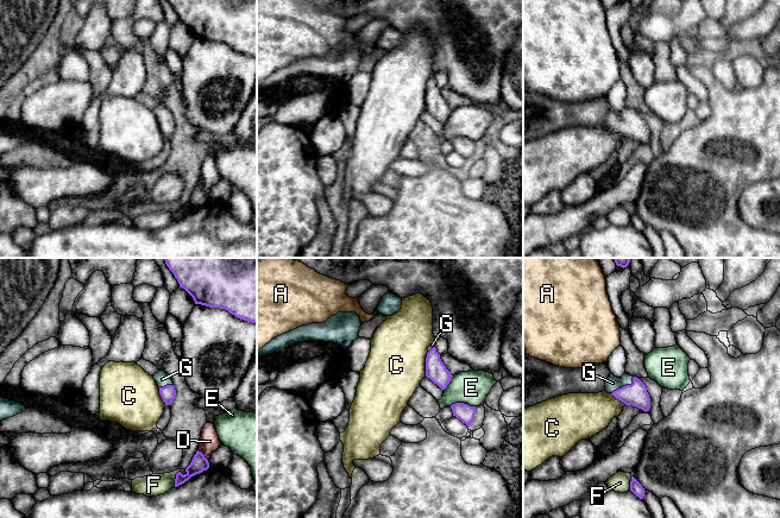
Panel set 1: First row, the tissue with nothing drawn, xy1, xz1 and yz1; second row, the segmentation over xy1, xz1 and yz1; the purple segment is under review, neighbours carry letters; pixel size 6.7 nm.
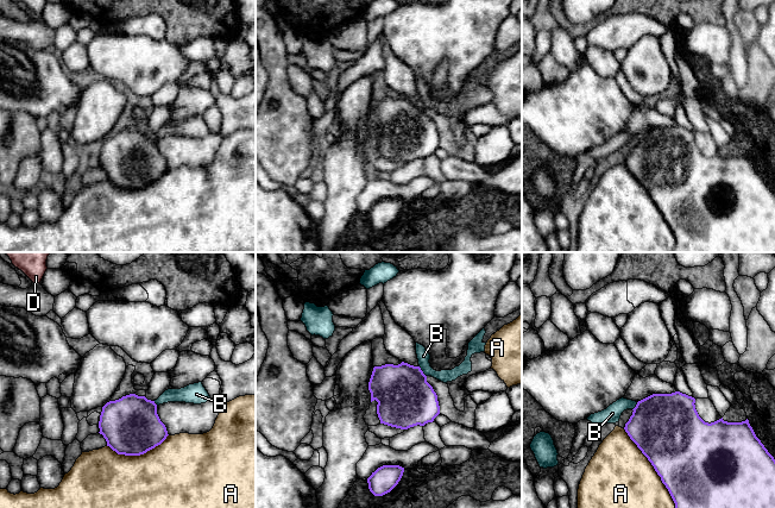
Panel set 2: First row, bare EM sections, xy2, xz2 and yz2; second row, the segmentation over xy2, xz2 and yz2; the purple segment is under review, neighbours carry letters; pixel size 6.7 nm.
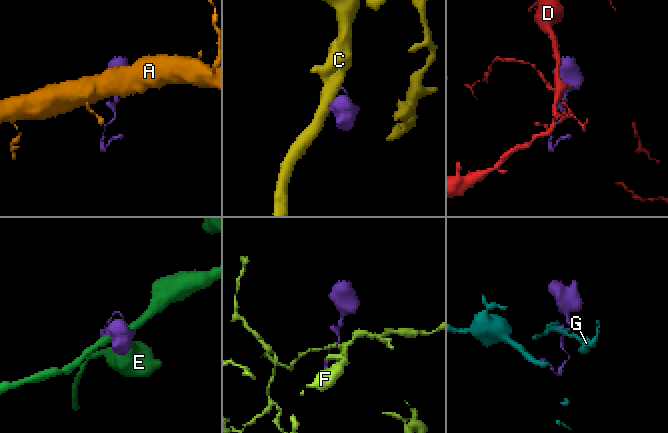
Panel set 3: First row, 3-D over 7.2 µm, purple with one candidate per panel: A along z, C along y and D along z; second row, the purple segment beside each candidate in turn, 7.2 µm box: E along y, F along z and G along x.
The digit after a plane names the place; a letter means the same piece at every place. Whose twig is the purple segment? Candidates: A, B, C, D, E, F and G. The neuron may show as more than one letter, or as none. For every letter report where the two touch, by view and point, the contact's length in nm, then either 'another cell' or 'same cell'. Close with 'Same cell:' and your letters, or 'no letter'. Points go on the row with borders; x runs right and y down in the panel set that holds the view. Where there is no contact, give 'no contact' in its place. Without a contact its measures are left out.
A: contact yz2 (654, 468); length 650 nm; another cell
B: contact xz2 (422, 371); length 90 nm; another cell
C: contact xz1 (426, 364); length 170 nm; another cell
D: contact xy1 (203, 455); length 100 nm; another cell
E: contact xz1 (463, 403); length 180 nm; another cell
F: contact xy1 (176, 474); length 150 nm; another cell
G: contact yz1 (626, 385); length 200 nm; same cell
Same cell: G

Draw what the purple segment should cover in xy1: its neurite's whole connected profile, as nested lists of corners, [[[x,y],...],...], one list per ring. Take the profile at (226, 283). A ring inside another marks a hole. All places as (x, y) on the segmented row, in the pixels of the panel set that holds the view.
[[[164,258],[180,288],[184,289],[195,304],[225,309],[235,317],[257,324],[257,258]]]

